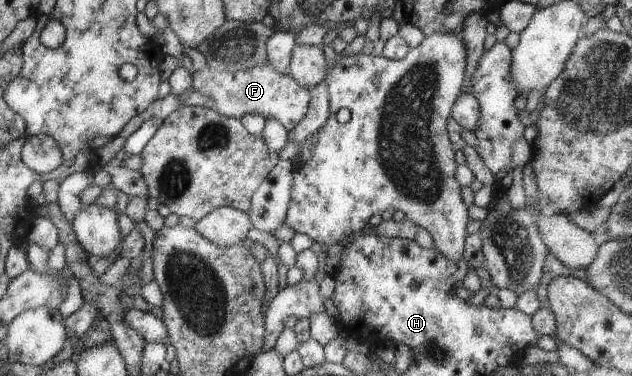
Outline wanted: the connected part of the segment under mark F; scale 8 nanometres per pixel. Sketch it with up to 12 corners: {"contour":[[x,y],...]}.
{"contour":[[269,61],[192,73],[214,111],[263,115],[291,132],[306,117],[310,89]]}

